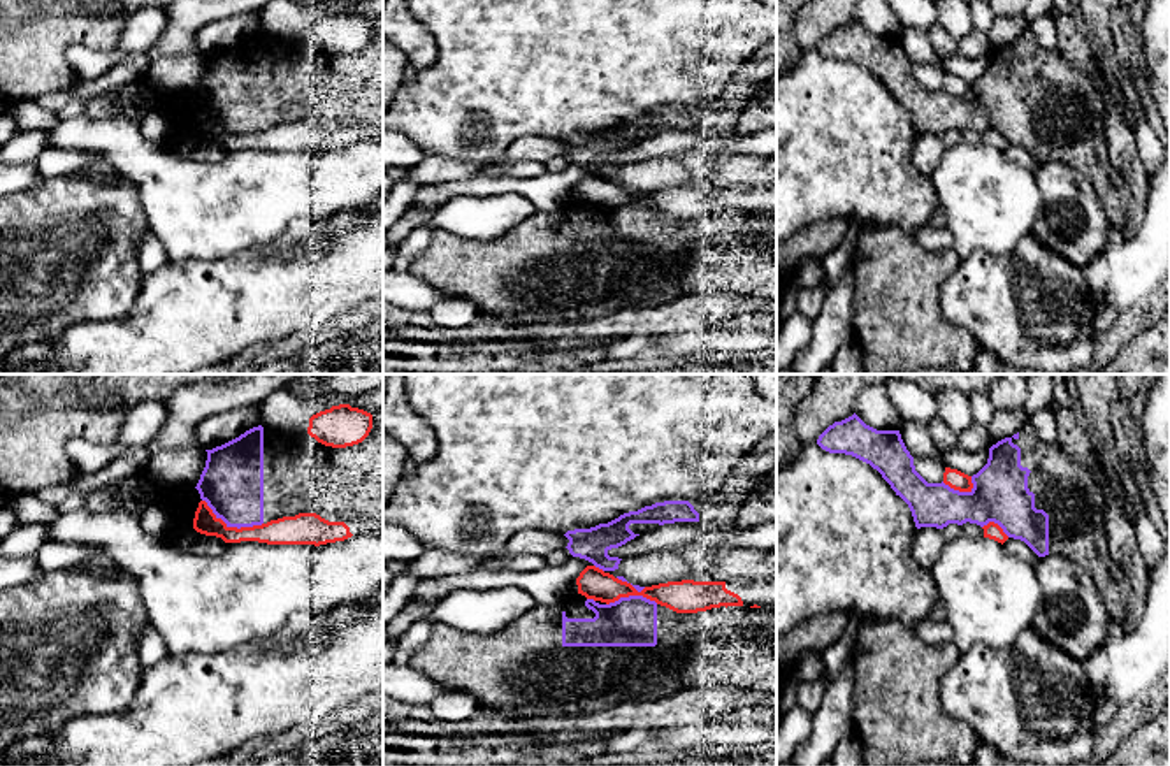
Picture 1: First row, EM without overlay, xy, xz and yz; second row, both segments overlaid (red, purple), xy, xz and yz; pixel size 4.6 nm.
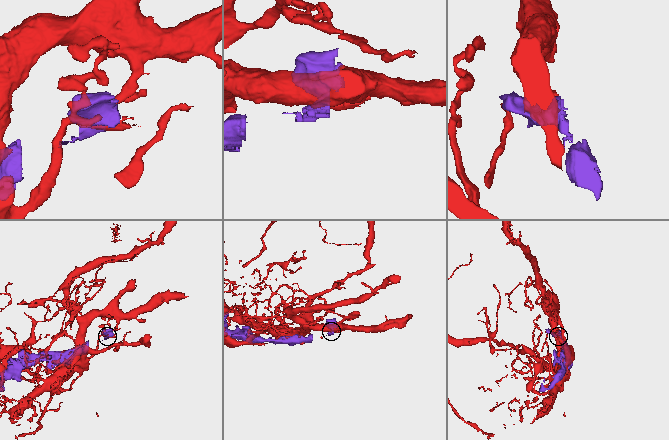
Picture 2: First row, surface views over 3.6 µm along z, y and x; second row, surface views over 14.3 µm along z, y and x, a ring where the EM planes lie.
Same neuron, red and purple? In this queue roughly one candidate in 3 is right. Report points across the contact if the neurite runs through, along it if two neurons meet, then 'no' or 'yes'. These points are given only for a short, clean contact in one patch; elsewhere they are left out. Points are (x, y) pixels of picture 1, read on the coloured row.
no

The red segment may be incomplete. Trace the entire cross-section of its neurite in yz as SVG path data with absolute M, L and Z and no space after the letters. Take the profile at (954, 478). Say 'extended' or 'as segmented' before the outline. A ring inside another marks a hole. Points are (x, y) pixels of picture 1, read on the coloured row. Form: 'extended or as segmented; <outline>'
as segmented; M945 467L943 483L959 492L971 492L973 488L971 476L950 467Z

